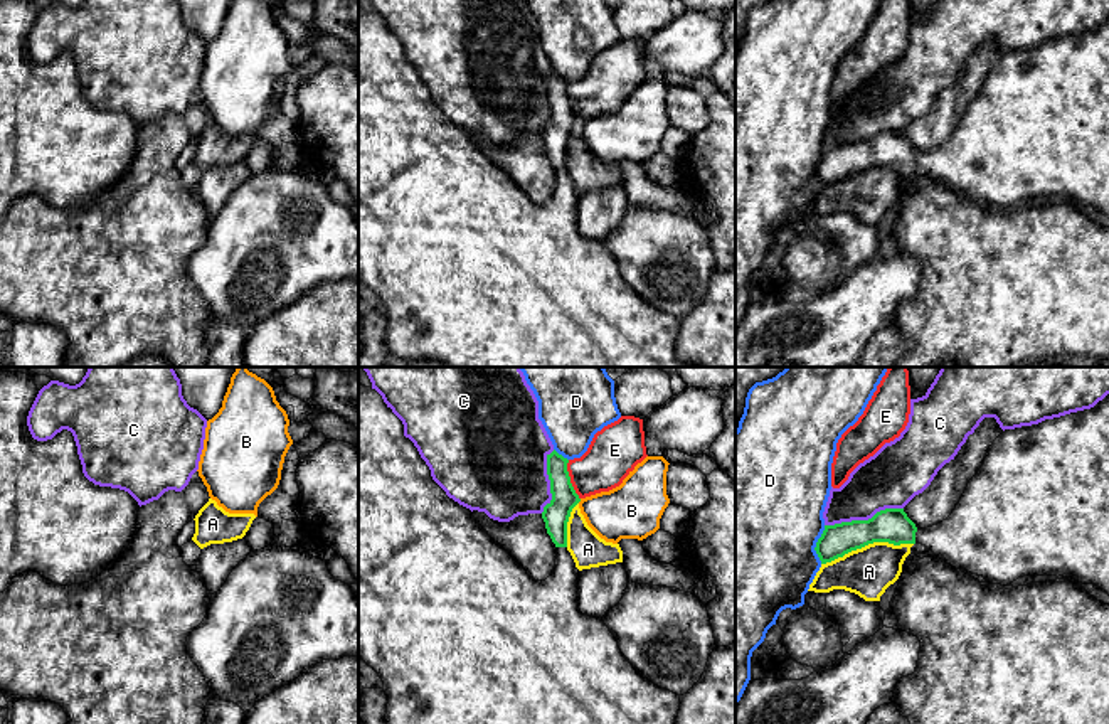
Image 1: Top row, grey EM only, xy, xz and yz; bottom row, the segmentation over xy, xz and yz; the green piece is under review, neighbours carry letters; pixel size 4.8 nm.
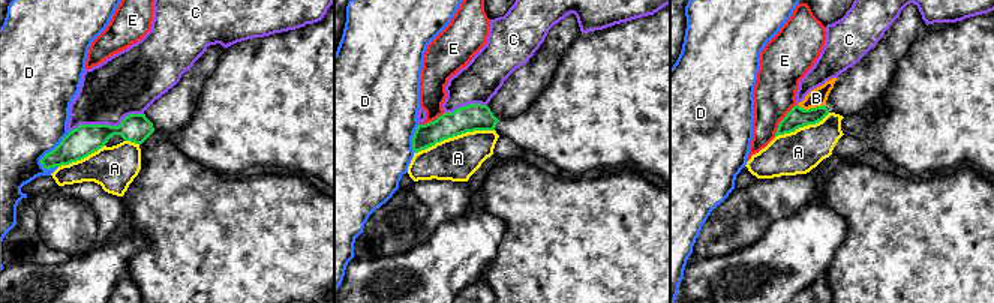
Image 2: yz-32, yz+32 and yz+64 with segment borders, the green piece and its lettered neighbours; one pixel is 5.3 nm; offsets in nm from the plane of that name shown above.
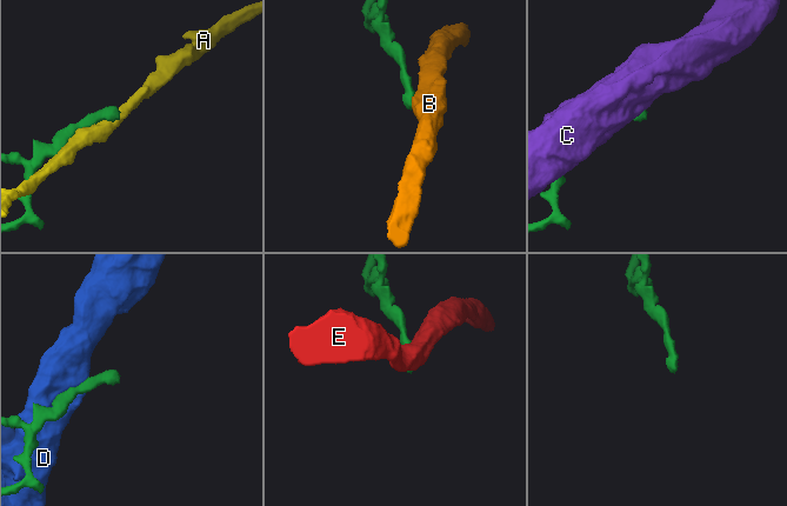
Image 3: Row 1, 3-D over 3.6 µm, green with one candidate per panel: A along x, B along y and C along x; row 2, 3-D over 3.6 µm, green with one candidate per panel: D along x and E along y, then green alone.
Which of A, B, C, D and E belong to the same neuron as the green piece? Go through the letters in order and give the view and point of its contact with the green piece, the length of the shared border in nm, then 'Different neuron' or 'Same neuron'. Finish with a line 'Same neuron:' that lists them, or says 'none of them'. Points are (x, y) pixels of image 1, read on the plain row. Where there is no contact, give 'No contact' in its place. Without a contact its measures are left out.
A: Touches green at yz (867, 167). Shared border 460 nm. Different neuron
B: Touches green at xz (579, 123). Shared border 30 nm. Different neuron
C: Touches green at yz (864, 143). Shared border 380 nm. Different neuron
D: Touches green at yz (817, 167). Shared border 190 nm. Different neuron
E: Touches green at xz (569, 103). Shared border 200 nm. Different neuron
Same neuron: none of them

